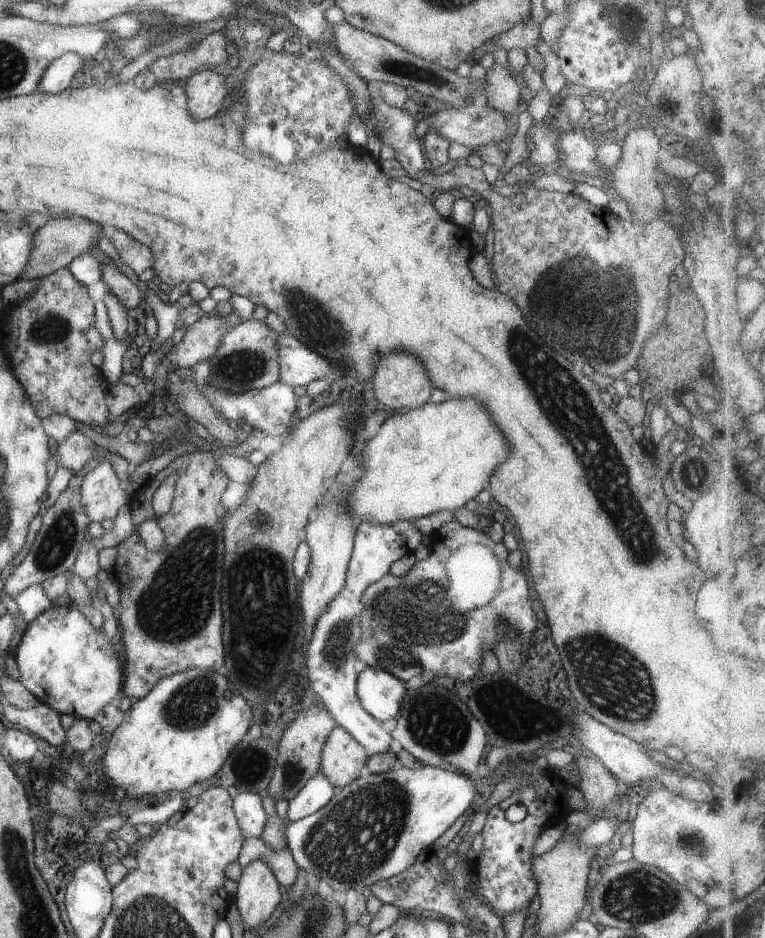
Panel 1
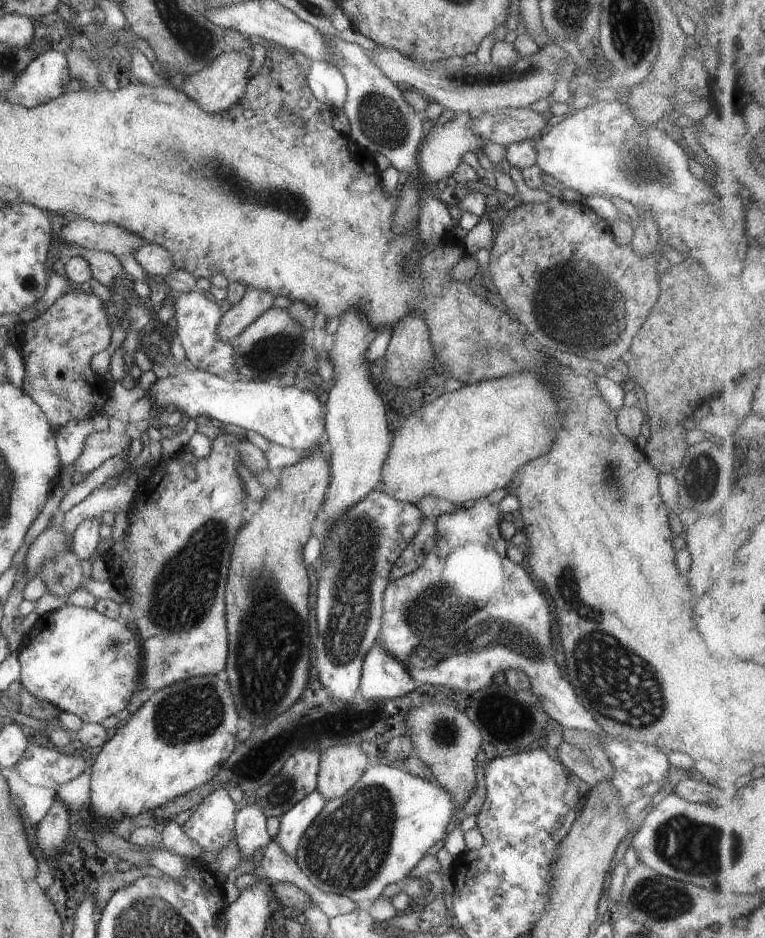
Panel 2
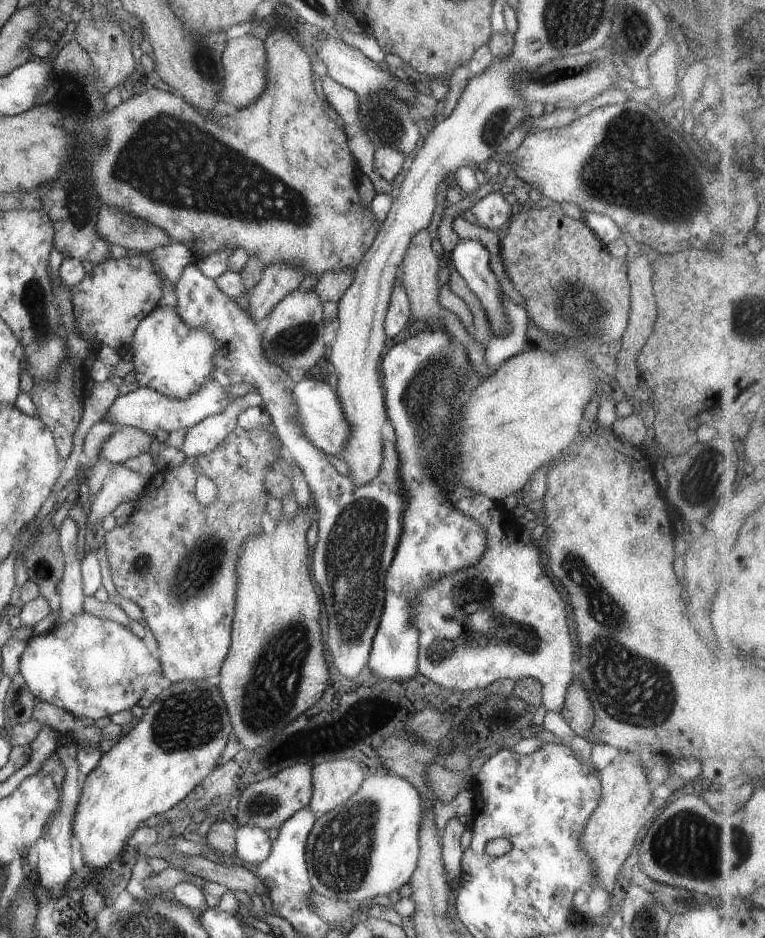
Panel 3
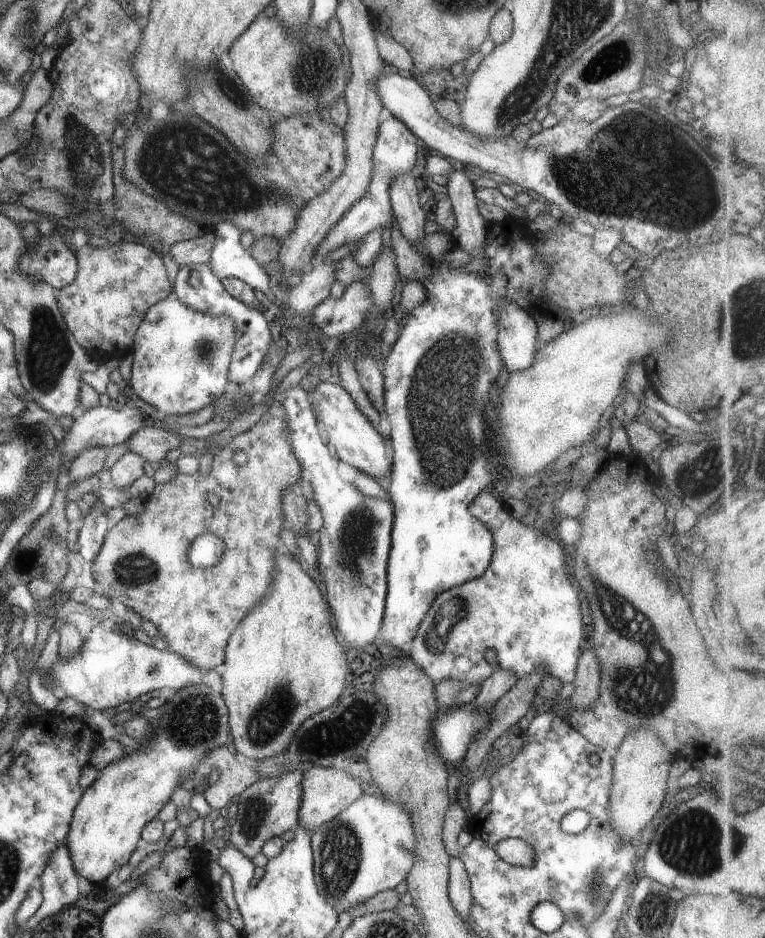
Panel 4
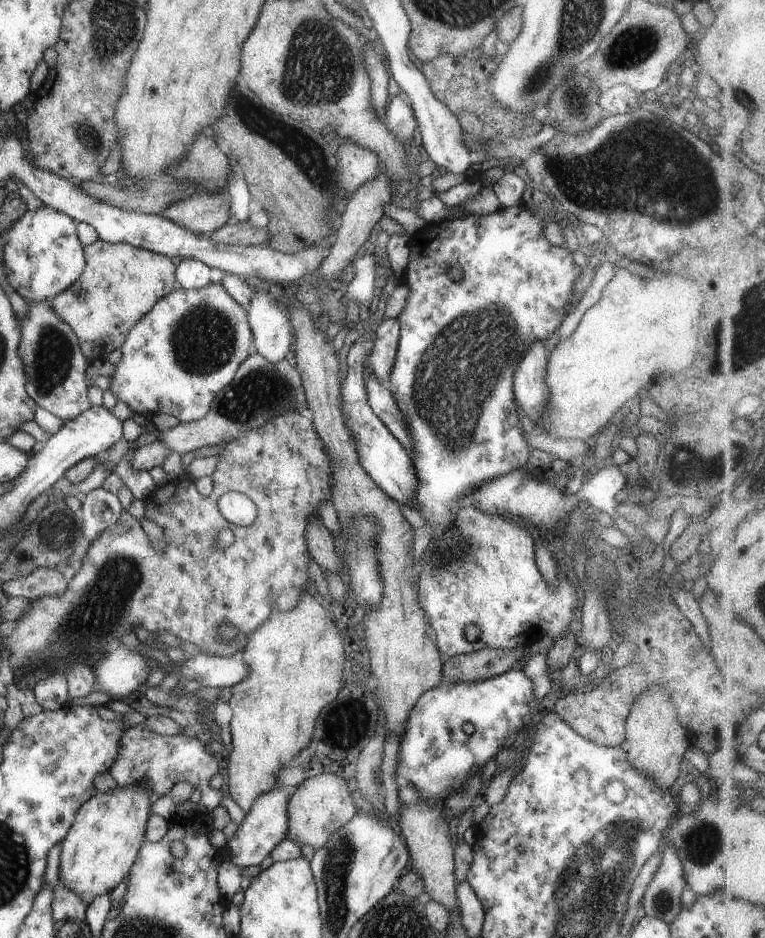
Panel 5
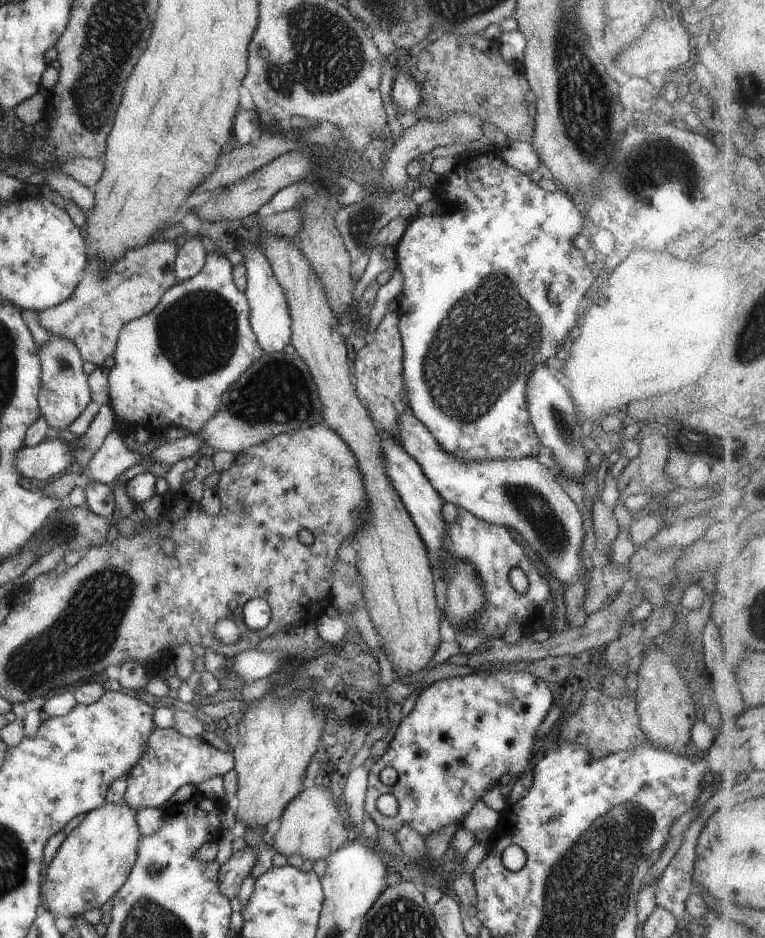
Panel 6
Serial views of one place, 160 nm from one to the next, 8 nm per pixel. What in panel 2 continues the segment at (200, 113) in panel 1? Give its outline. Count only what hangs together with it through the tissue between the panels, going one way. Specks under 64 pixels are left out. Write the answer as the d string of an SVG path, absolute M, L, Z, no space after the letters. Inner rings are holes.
M223 51L214 61L195 74L184 77L181 92L193 99L201 110L216 113L233 106L244 93L248 83L247 68L250 63L249 51Z

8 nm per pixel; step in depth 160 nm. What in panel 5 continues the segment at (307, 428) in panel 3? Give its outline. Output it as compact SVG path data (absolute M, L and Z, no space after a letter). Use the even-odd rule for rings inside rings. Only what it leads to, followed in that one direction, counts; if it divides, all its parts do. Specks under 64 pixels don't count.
M359 337L349 348L346 355L348 369L342 379L340 388L340 407L344 414L346 427L356 446L356 453L362 469L371 477L371 480L398 504L406 504L411 508L414 490L418 480L414 473L412 460L398 440L387 430L387 427L377 418L377 415L369 406L364 389L362 375L362 361L372 349L374 339L371 337Z

